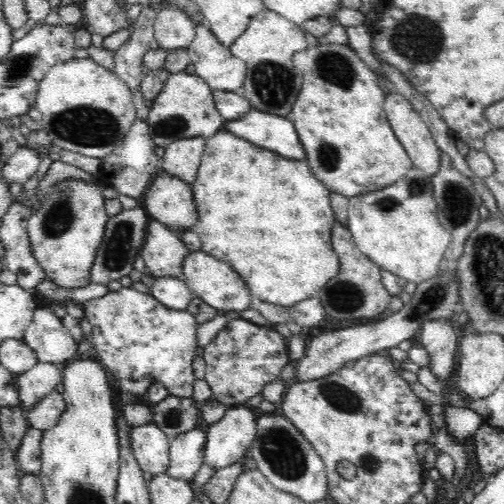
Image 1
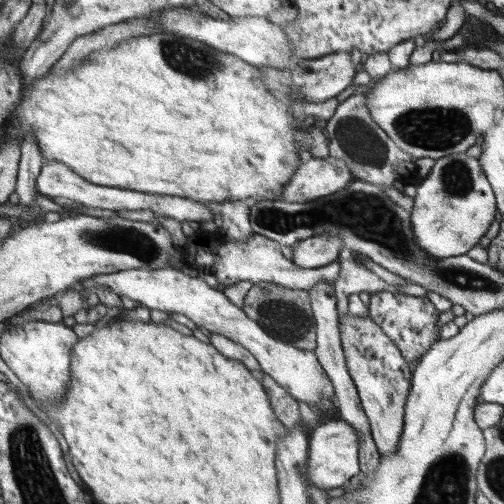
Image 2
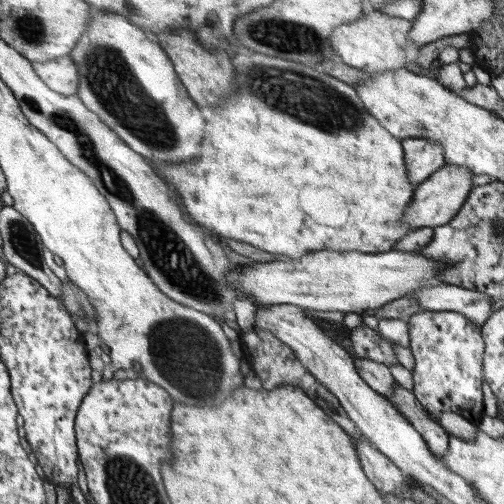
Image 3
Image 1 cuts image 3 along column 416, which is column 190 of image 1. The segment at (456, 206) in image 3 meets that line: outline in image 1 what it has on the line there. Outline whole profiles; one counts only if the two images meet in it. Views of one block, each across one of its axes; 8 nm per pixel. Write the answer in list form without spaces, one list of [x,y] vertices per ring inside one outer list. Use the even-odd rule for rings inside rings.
[[[160,174],[152,180],[150,188],[140,198],[140,206],[150,220],[158,220],[174,232],[192,230],[198,222],[198,208],[190,184],[170,174]]]

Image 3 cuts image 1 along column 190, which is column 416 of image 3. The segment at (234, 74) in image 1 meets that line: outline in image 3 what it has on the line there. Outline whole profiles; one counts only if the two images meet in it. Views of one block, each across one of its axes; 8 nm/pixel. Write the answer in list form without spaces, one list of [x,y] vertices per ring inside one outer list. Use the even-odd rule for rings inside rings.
[[[369,12],[361,14],[361,18],[353,24],[341,24],[331,32],[329,46],[333,54],[347,66],[357,68],[363,74],[381,74],[391,72],[395,68],[403,68],[407,64],[413,64],[419,54],[419,44],[407,40],[407,32],[411,30],[411,24],[401,18],[391,18],[381,12]]]

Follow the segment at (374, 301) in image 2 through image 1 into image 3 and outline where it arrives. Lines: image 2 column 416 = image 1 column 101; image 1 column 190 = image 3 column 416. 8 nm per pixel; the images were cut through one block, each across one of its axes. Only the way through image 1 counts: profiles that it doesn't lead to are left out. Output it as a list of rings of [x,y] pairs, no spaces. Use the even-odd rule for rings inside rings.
[[[419,312],[407,322],[409,328],[409,350],[415,358],[413,368],[413,394],[417,402],[427,410],[431,418],[443,412],[455,412],[469,420],[475,428],[483,416],[483,394],[481,394],[481,370],[485,342],[481,328],[467,320],[459,312]]]

